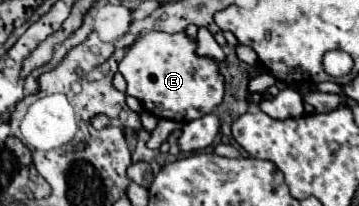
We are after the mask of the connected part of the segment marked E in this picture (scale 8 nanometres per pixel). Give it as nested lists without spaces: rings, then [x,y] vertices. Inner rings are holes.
[[[146,33],[136,39],[136,43],[126,51],[118,65],[124,75],[128,89],[126,93],[136,97],[144,109],[160,119],[172,119],[178,123],[188,123],[200,119],[224,97],[224,79],[218,71],[216,61],[206,61],[194,53],[194,41],[186,33]]]

